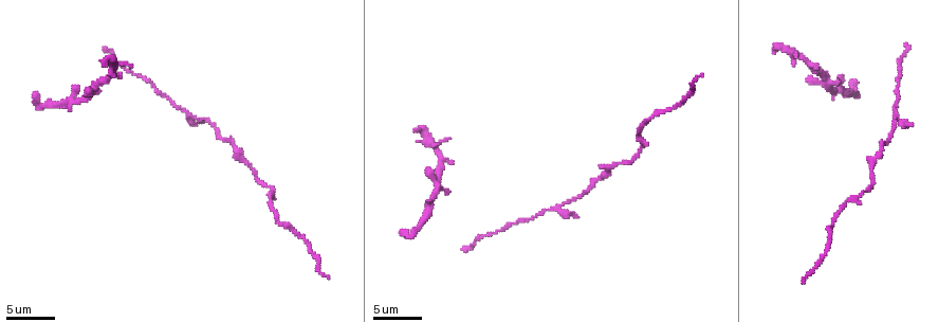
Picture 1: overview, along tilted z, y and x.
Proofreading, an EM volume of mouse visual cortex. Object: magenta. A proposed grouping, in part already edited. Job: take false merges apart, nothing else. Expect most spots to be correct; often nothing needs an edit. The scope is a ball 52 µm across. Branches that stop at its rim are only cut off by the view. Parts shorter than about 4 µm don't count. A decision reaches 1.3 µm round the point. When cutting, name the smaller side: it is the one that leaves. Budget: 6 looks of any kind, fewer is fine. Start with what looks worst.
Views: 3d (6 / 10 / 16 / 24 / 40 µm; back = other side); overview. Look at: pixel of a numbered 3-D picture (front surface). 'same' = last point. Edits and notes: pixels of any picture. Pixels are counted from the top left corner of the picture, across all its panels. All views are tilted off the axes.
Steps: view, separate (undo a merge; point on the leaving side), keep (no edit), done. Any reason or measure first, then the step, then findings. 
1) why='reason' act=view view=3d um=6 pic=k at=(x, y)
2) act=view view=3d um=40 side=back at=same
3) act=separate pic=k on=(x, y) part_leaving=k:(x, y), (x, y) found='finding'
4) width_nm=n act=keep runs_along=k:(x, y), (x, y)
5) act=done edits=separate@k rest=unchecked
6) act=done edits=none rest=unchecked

why='three arms meet' act=view view=3d um=16 pic=1 at=(192, 117)

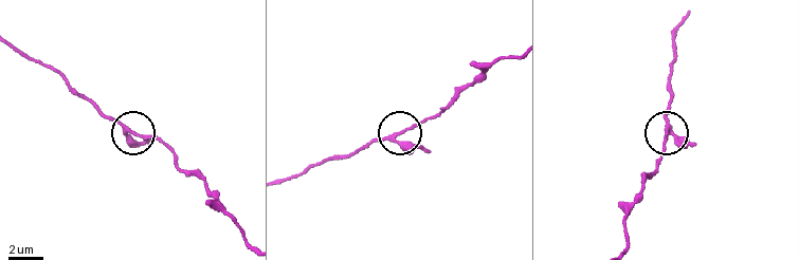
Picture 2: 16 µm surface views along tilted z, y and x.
act=view view=3d um=6 pic=2 at=(400, 132)

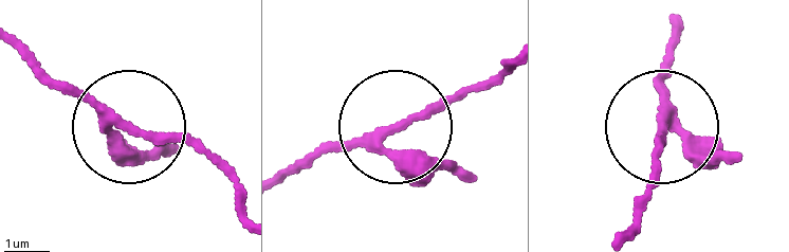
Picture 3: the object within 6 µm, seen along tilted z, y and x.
act=keep runs_along=3:(658, 124), (679, 40) found='all the same cell'

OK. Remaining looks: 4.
why='four arms meet' act=view view=3d um=10 pic=1 at=(826, 81)

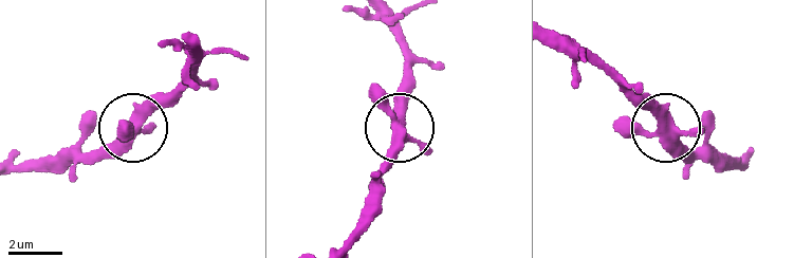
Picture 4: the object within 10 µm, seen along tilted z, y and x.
act=view view=3d um=6 pic=4 at=(136, 122)

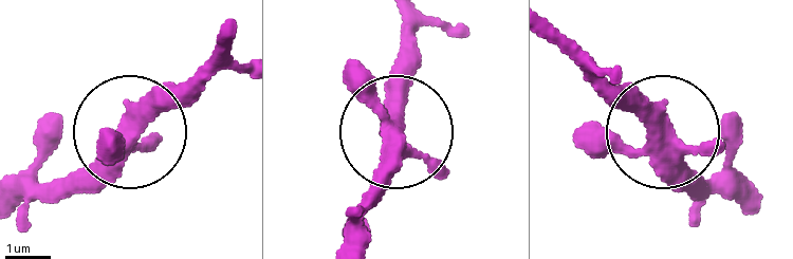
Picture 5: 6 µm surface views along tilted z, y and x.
arms=4 act=keep found='all the same cell'

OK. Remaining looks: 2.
why='small branch off a trunk' act=view view=3d um=10 pic=1 at=(613, 165)

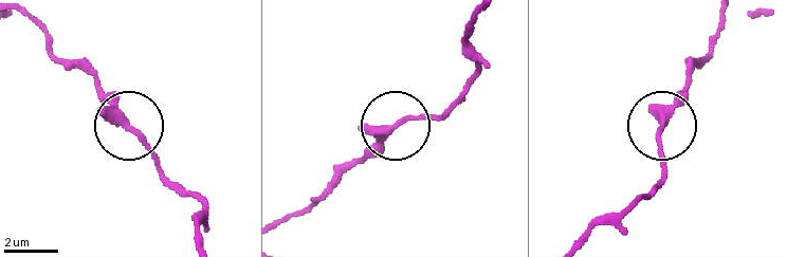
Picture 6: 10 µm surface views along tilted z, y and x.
act=keep runs_along=6:(282, 222), (385, 132), (436, 118), (460, 103) found='all the same cell'

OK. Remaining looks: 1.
act=done edits=none rest=unchecked

